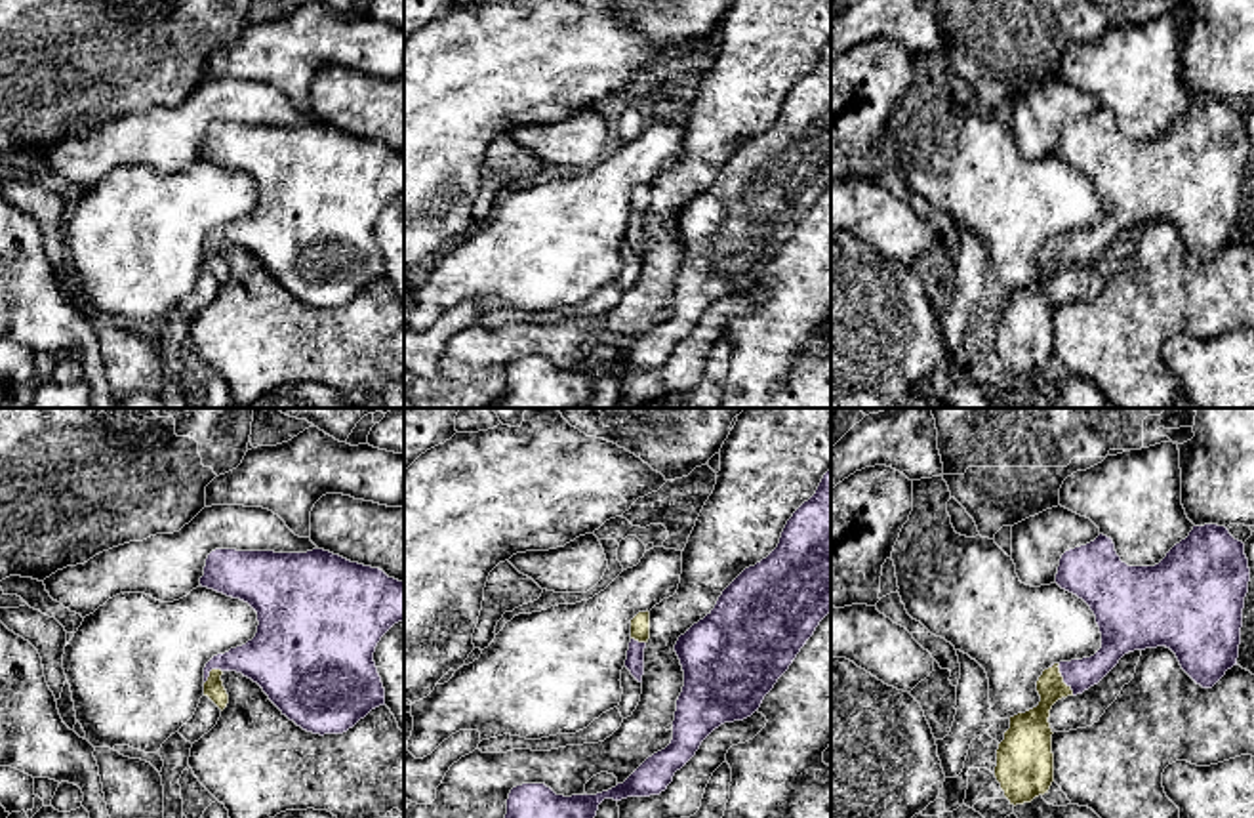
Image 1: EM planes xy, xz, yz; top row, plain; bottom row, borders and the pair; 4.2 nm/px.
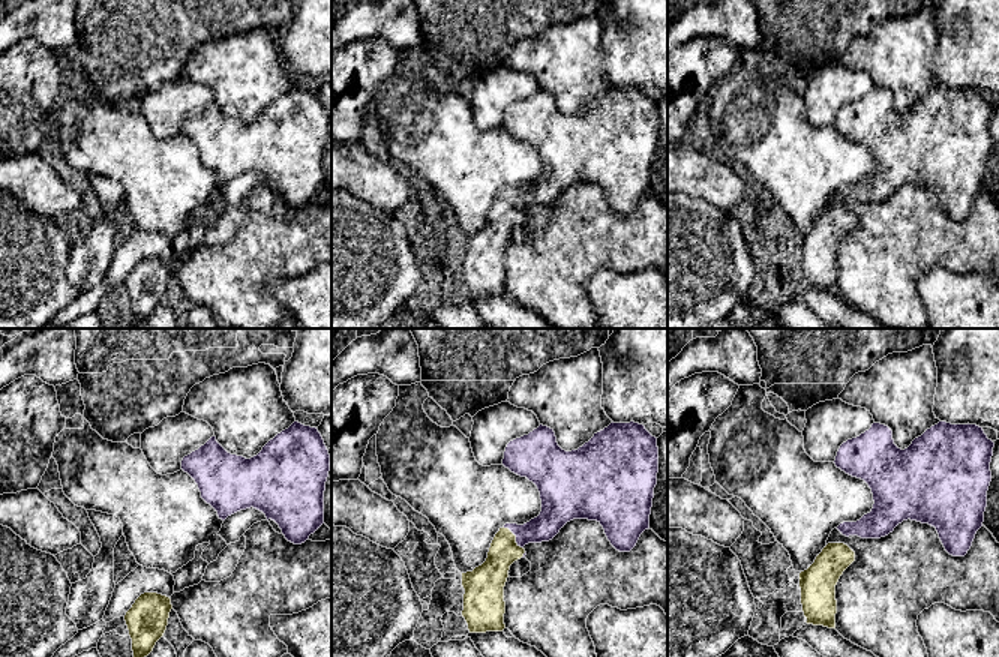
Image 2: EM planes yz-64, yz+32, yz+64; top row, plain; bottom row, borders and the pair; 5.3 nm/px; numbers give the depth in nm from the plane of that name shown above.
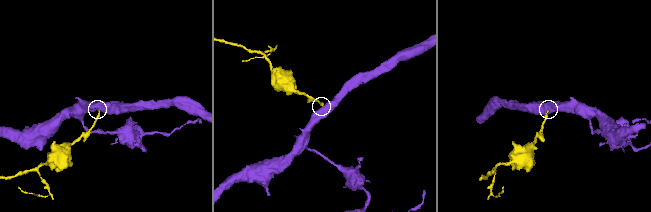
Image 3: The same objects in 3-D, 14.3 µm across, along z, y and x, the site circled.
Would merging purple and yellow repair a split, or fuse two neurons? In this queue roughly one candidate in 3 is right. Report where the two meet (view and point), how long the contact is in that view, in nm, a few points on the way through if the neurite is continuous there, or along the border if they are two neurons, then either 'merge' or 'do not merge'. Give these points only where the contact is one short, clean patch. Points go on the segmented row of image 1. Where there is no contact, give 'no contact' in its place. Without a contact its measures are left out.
yz (1064, 679) | 160 nm | across yz (1083, 674), (1064, 679), (1049, 695), (1031, 729) | merge

